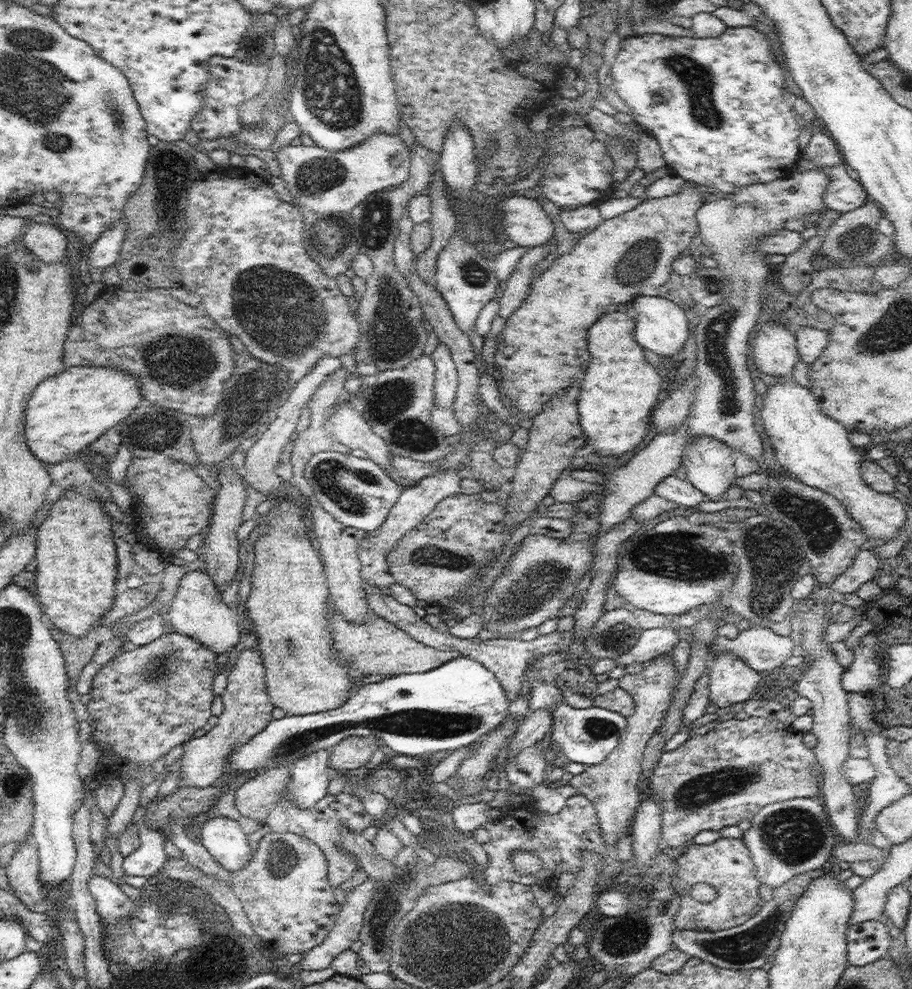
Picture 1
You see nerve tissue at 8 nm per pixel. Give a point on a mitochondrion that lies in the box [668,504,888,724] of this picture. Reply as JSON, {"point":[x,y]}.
{"point":[770,551]}

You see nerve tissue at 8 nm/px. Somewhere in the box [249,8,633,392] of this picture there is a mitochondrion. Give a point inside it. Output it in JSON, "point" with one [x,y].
{"point":[330,89]}

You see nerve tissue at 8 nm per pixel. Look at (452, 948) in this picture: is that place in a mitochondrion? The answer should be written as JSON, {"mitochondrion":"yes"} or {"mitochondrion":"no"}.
{"mitochondrion":"yes"}

